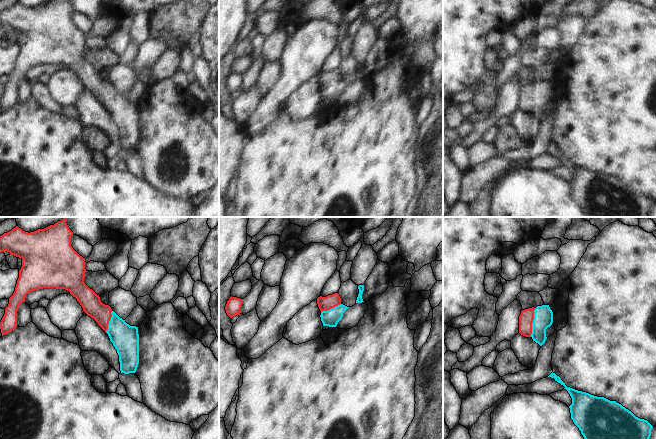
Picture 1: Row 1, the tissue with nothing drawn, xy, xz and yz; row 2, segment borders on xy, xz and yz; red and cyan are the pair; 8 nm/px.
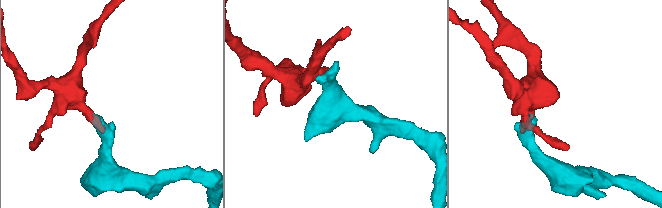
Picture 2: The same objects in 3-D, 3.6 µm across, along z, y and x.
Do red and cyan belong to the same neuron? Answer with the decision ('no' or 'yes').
yes

